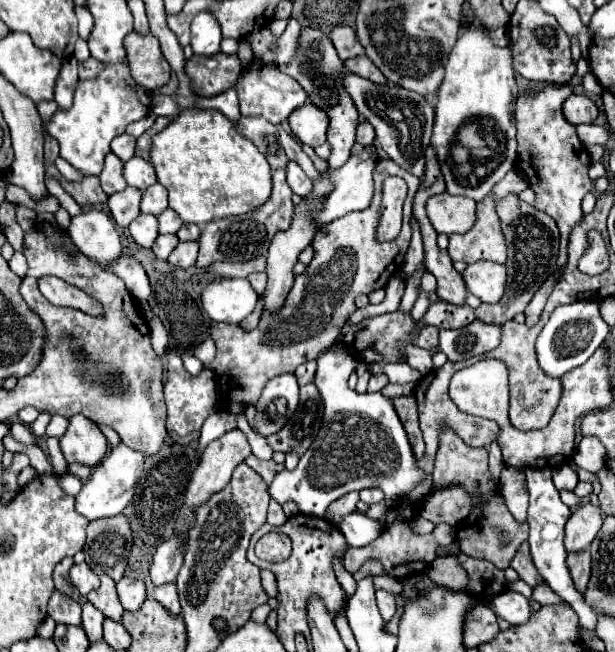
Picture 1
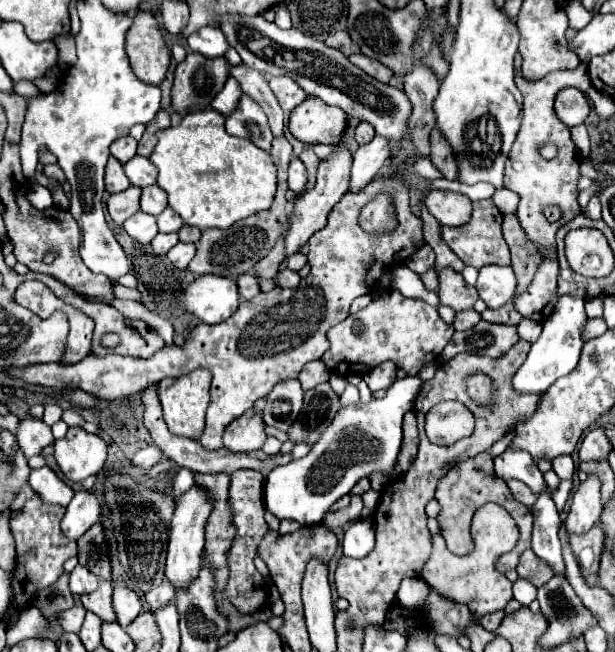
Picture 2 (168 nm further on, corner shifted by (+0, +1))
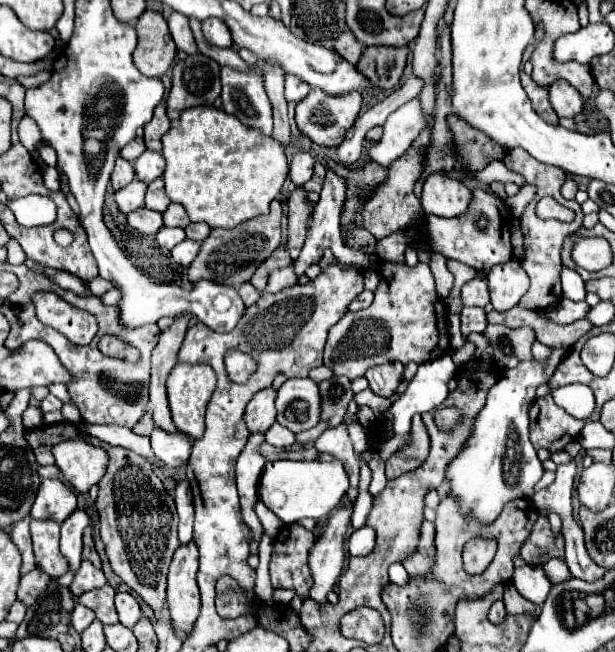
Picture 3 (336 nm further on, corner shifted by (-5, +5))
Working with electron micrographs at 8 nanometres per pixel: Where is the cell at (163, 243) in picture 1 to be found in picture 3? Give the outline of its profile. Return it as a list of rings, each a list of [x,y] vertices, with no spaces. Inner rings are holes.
[[[163,226],[159,232],[157,232],[157,242],[161,248],[167,248],[167,250],[173,250],[179,242],[185,240],[185,232],[183,228],[167,228]]]

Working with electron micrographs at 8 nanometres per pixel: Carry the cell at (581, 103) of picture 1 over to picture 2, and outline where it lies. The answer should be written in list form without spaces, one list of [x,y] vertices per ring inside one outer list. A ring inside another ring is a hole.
[[[564,88],[556,94],[554,112],[566,126],[576,126],[582,124],[590,114],[590,104],[584,92],[576,88]]]

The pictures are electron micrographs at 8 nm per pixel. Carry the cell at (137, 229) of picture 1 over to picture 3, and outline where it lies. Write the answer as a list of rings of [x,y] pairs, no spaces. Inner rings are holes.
[[[139,208],[127,216],[129,226],[139,230],[141,234],[157,234],[163,228],[163,218],[159,212],[153,212],[149,208]]]

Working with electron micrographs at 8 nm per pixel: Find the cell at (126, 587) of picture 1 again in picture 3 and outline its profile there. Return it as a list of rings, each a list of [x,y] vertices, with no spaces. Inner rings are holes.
[[[119,592],[115,596],[115,608],[117,608],[117,614],[119,614],[119,622],[127,628],[133,628],[135,622],[141,618],[139,602],[131,592]]]

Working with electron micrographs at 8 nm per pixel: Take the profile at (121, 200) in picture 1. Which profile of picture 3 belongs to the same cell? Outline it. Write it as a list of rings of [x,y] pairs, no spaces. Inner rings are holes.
[[[137,178],[129,186],[117,190],[115,192],[115,202],[117,202],[119,210],[127,216],[133,210],[141,208],[143,206],[143,198],[145,198],[145,190],[147,190],[147,184],[141,182],[141,180],[137,180]]]

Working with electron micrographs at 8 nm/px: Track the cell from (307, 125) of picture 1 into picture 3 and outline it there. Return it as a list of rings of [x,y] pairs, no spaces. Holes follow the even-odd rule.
[[[311,90],[297,104],[295,122],[297,122],[297,128],[301,130],[301,134],[311,138],[315,144],[335,148],[345,140],[345,134],[353,126],[359,110],[361,110],[361,94],[359,92],[357,94],[343,94],[343,96],[333,98],[333,96],[325,94],[323,90]]]

